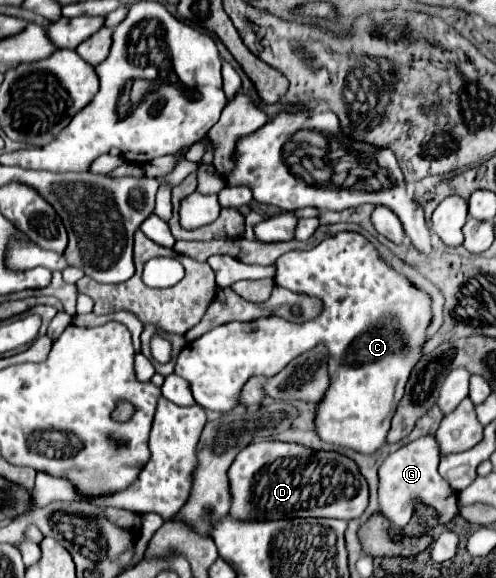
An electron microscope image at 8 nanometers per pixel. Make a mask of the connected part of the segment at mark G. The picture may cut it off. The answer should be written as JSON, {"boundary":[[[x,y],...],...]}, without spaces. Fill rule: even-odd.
{"boundary":[[[423,436],[417,438],[405,446],[401,446],[397,452],[389,454],[381,468],[379,468],[379,514],[385,516],[393,526],[403,528],[415,508],[415,500],[433,506],[437,512],[441,512],[441,524],[447,524],[457,514],[457,492],[449,488],[449,484],[439,476],[439,448],[435,442],[435,436]]]}

